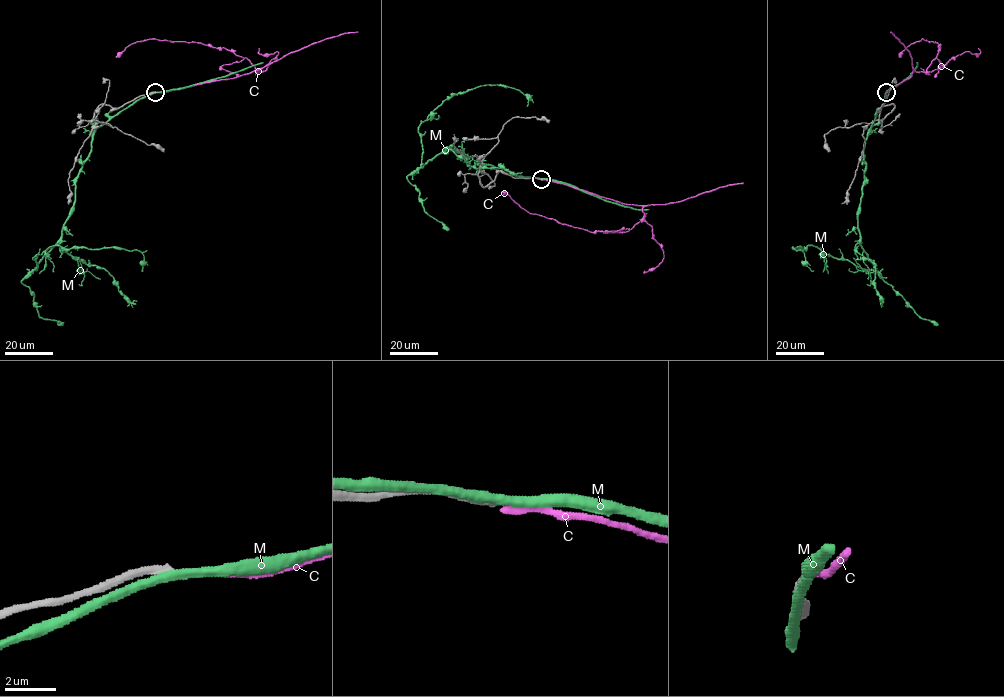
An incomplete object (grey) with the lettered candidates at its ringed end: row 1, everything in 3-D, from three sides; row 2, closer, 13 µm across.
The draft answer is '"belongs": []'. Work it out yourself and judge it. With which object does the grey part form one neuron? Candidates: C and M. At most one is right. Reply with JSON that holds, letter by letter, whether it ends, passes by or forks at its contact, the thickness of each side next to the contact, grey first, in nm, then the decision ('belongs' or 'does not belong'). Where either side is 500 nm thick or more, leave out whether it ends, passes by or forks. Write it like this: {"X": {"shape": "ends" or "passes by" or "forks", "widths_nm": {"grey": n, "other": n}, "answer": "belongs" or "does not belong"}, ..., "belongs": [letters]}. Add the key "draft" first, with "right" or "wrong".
{"draft": "right", "C": {"shape": "ends", "widths_nm": {"grey": 300, "other": 280}, "answer": "does not belong"}, "M": {"shape": "passes by", "widths_nm": {"grey": 400, "other": 360}, "answer": "does not belong"}, "belongs": []}

